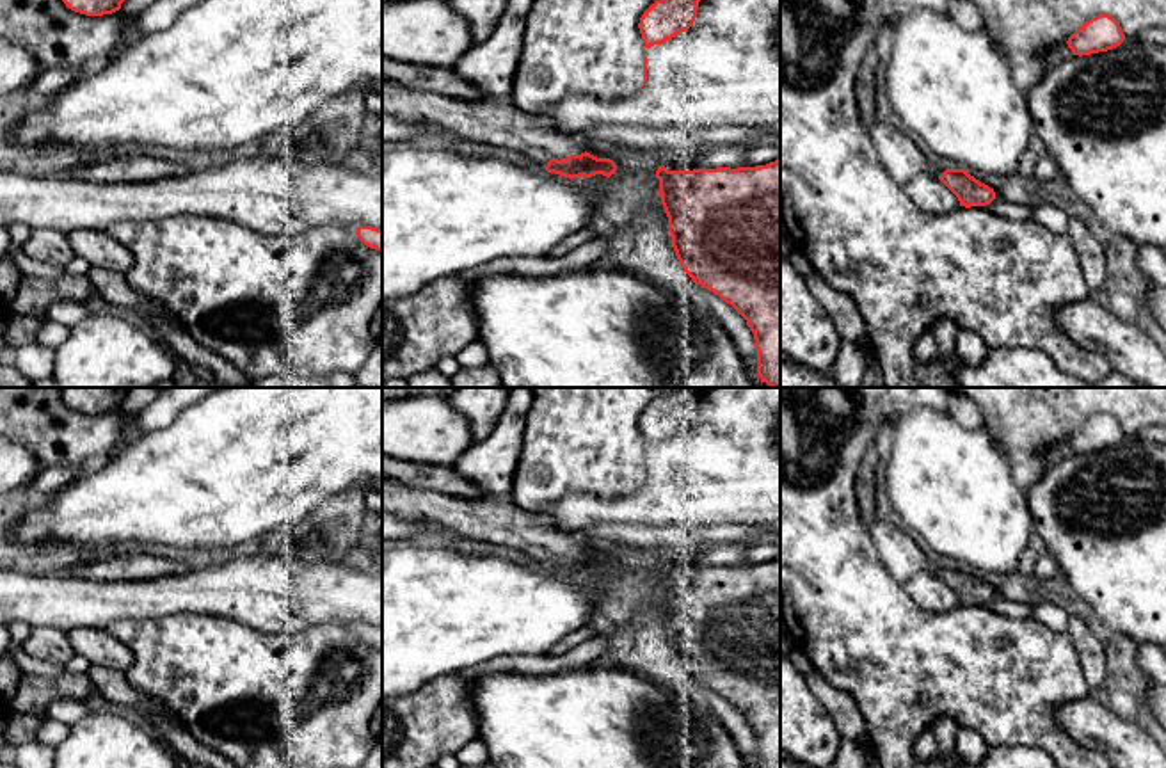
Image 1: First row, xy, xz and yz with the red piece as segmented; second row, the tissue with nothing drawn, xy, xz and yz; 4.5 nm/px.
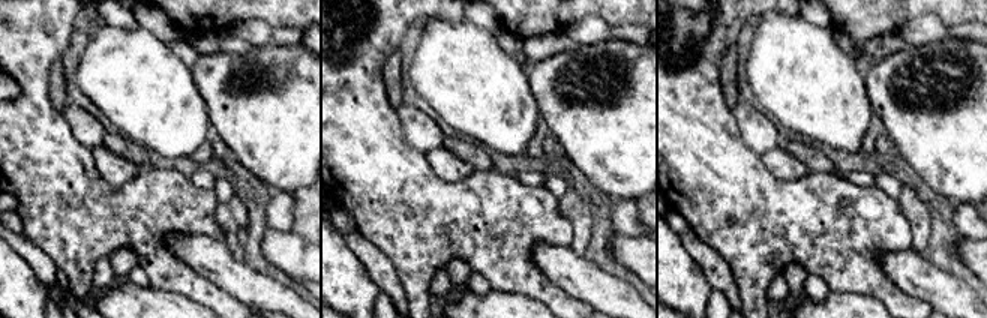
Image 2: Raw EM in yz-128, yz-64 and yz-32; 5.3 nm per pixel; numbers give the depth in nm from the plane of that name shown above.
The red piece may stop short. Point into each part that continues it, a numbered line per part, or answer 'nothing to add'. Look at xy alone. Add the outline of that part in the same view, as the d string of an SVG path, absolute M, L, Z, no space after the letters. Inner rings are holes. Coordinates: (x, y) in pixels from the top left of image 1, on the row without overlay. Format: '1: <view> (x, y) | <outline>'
nothing to add

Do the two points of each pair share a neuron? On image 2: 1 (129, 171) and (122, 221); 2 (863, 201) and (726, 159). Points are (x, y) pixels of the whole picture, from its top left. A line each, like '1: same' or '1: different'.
1: different
2: same

